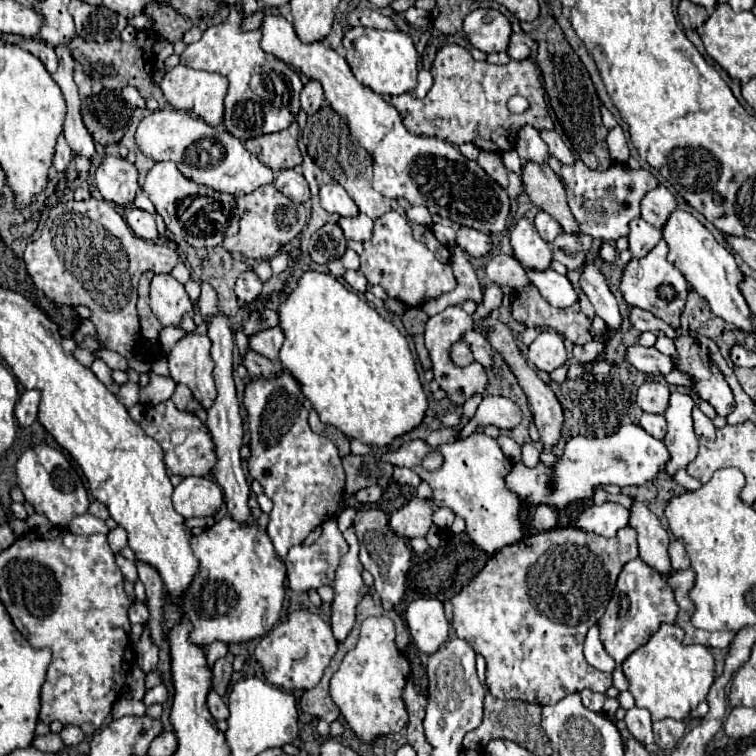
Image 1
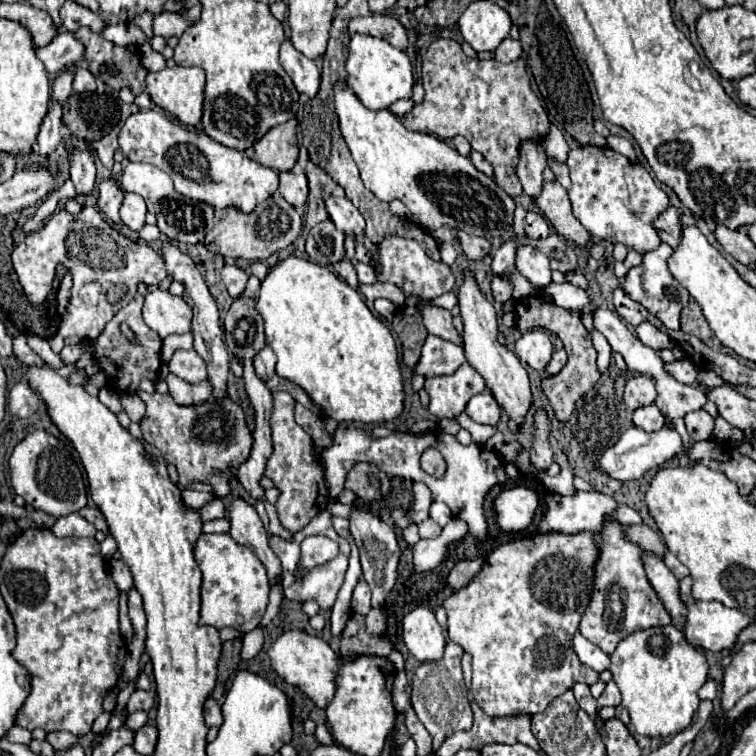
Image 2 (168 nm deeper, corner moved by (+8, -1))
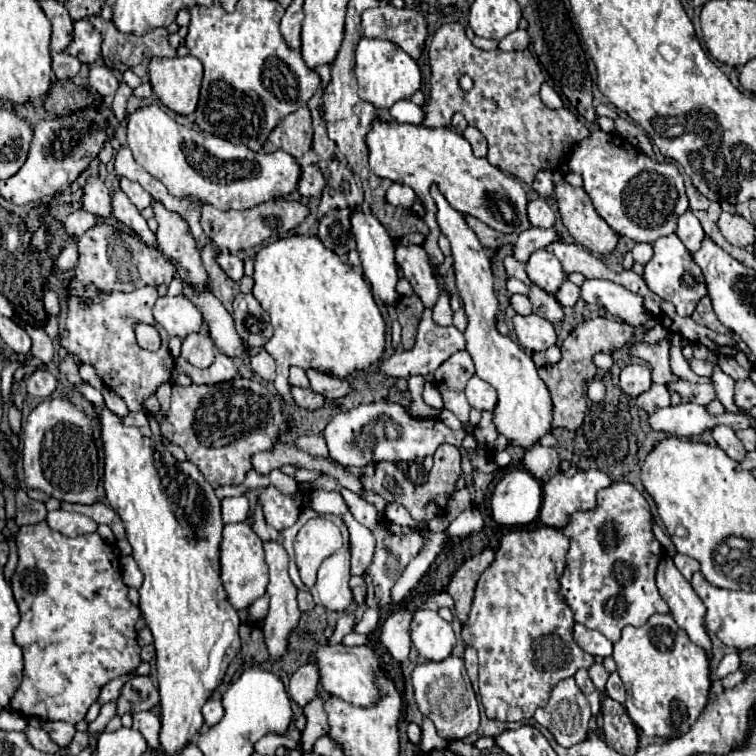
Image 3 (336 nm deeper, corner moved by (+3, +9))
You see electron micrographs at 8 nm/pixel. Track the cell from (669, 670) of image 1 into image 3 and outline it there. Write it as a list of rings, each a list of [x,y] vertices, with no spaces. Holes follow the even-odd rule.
[[[652,614],[640,628],[624,626],[622,638],[614,644],[612,658],[626,690],[626,712],[646,736],[678,738],[704,712],[712,686],[708,656],[690,642],[670,614]]]

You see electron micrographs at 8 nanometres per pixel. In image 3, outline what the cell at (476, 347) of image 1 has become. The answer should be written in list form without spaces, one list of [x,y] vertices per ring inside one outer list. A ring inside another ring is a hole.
[[[408,244],[396,248],[396,262],[400,264],[404,278],[412,284],[424,306],[432,308],[438,298],[438,284],[432,274],[432,264],[428,262],[428,254],[422,246]]]

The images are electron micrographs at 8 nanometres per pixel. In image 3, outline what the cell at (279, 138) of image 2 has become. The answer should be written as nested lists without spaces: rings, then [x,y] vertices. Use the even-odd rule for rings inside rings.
[[[302,106],[296,112],[288,114],[282,124],[272,130],[268,142],[276,150],[284,150],[294,158],[302,158],[304,150],[312,144],[312,116],[308,106]]]

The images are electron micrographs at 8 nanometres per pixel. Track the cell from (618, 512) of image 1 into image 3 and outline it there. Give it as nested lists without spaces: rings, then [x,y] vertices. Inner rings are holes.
[[[578,470],[576,474],[572,476],[566,476],[566,474],[554,474],[550,478],[550,482],[546,482],[542,486],[542,506],[540,506],[540,520],[546,524],[546,526],[554,526],[554,528],[562,528],[570,514],[574,512],[580,512],[580,510],[592,510],[596,506],[596,494],[598,490],[610,486],[612,480],[600,472],[600,470]]]

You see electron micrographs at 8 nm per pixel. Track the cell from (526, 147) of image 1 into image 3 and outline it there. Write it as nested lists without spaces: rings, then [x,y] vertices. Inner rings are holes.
[[[538,172],[532,188],[540,194],[540,196],[552,196],[554,192],[554,184],[552,184],[552,172]]]

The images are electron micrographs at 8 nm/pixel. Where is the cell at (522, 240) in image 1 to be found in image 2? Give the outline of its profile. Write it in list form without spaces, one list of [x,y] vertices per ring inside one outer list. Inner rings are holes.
[[[519,244],[517,246],[517,270],[537,288],[545,288],[551,282],[551,268],[549,258],[531,244]]]

